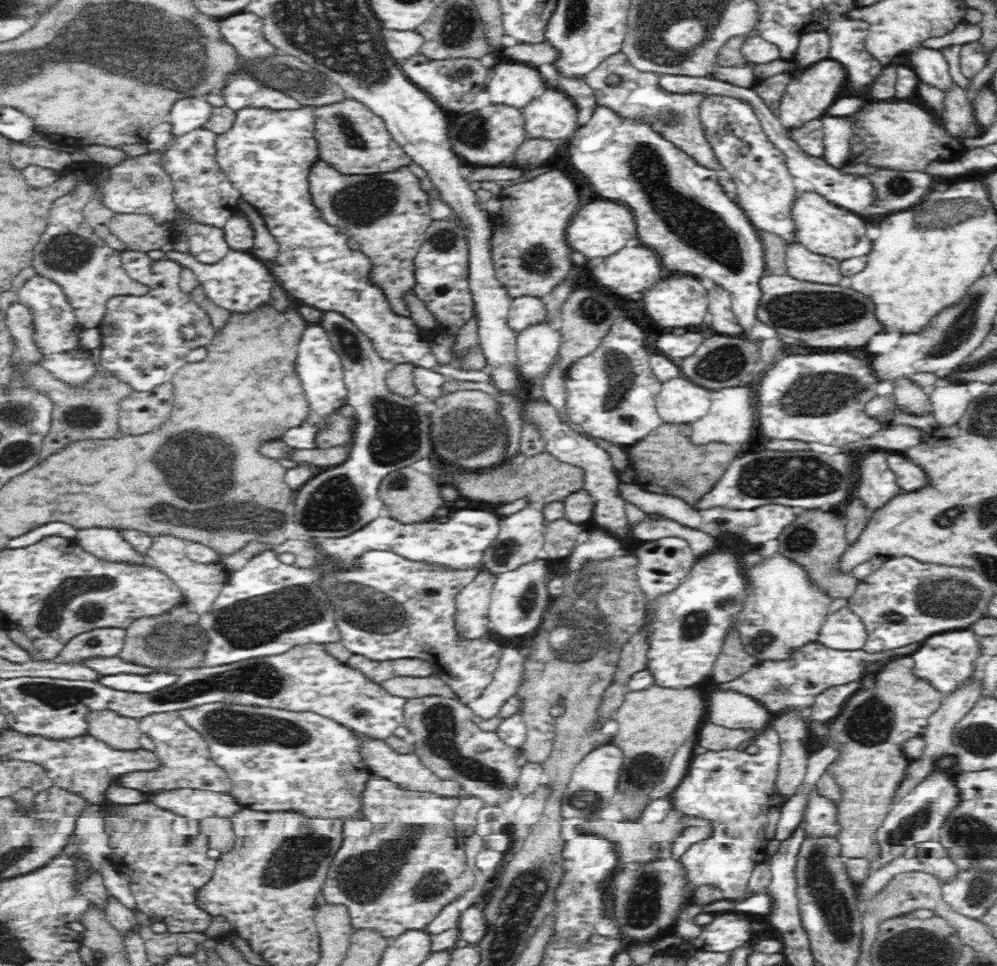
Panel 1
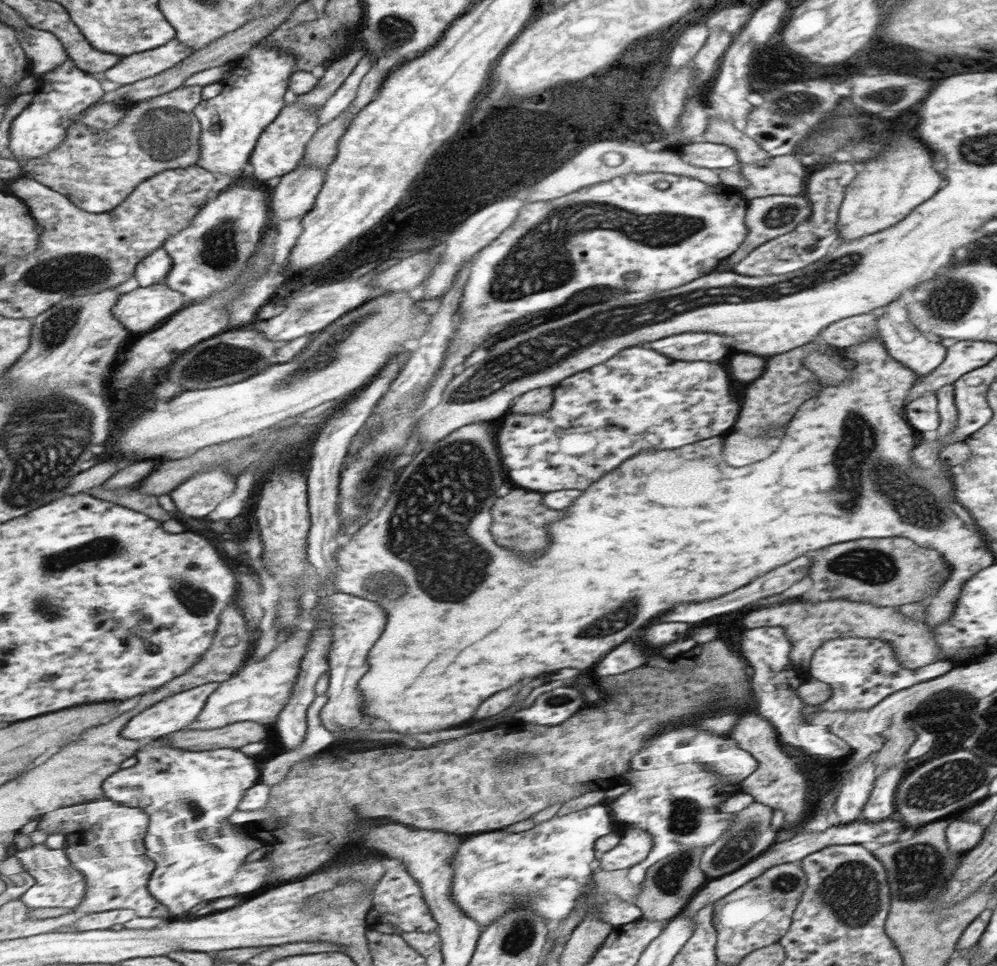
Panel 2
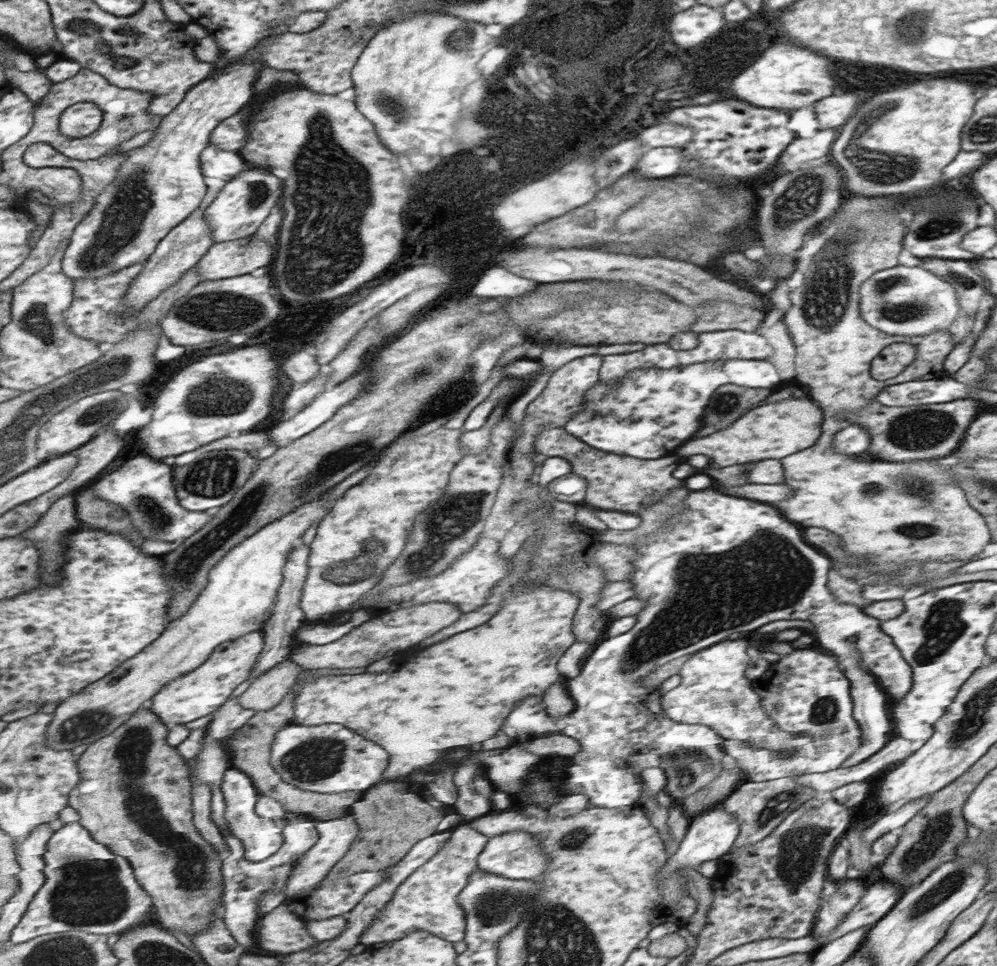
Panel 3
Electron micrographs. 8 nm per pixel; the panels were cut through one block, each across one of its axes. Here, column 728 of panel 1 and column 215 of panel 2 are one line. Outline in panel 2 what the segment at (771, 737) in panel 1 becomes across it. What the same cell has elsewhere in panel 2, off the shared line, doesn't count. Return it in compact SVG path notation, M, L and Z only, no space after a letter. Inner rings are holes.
M155 740L151 744L147 744L145 748L138 750L139 760L134 763L131 768L122 768L119 772L112 774L104 782L104 791L108 798L124 804L128 807L142 808L149 813L151 818L148 835L146 836L146 844L148 846L148 855L156 862L156 870L153 872L149 882L149 890L157 901L160 901L168 908L172 917L173 914L185 914L191 908L195 908L201 902L213 902L219 898L226 896L237 896L237 894L249 894L249 892L257 892L261 886L265 886L265 881L271 873L271 862L269 860L257 860L257 862L245 863L248 856L265 845L262 839L257 839L255 836L245 834L241 828L237 828L236 824L231 824L231 816L236 814L239 805L246 795L246 792L253 788L261 780L261 772L263 764L261 764L261 756L249 756L249 752L241 752L241 748L217 748L217 750L209 750L209 752L193 752L189 749L182 749L167 744L168 740Z

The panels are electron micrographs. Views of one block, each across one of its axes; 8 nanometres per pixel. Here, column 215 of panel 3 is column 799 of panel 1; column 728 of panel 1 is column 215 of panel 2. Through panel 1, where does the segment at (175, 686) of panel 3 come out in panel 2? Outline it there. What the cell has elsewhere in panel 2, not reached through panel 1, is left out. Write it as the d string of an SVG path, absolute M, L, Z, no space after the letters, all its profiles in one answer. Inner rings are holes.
M209 682L203 686L197 686L187 692L173 694L165 698L163 702L147 708L139 716L135 716L127 728L125 736L131 740L141 738L161 738L171 732L179 732L187 728L191 722L197 720L201 710L205 708L209 696L221 686L221 682Z

